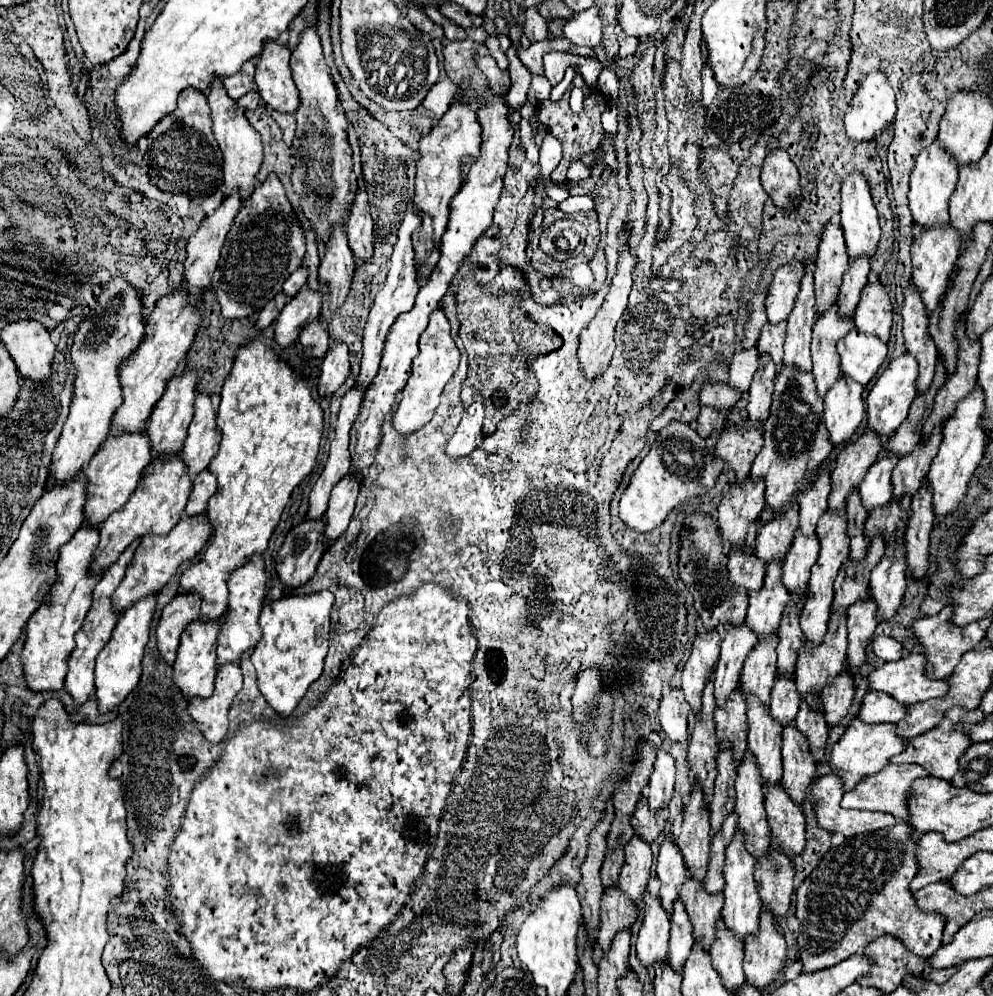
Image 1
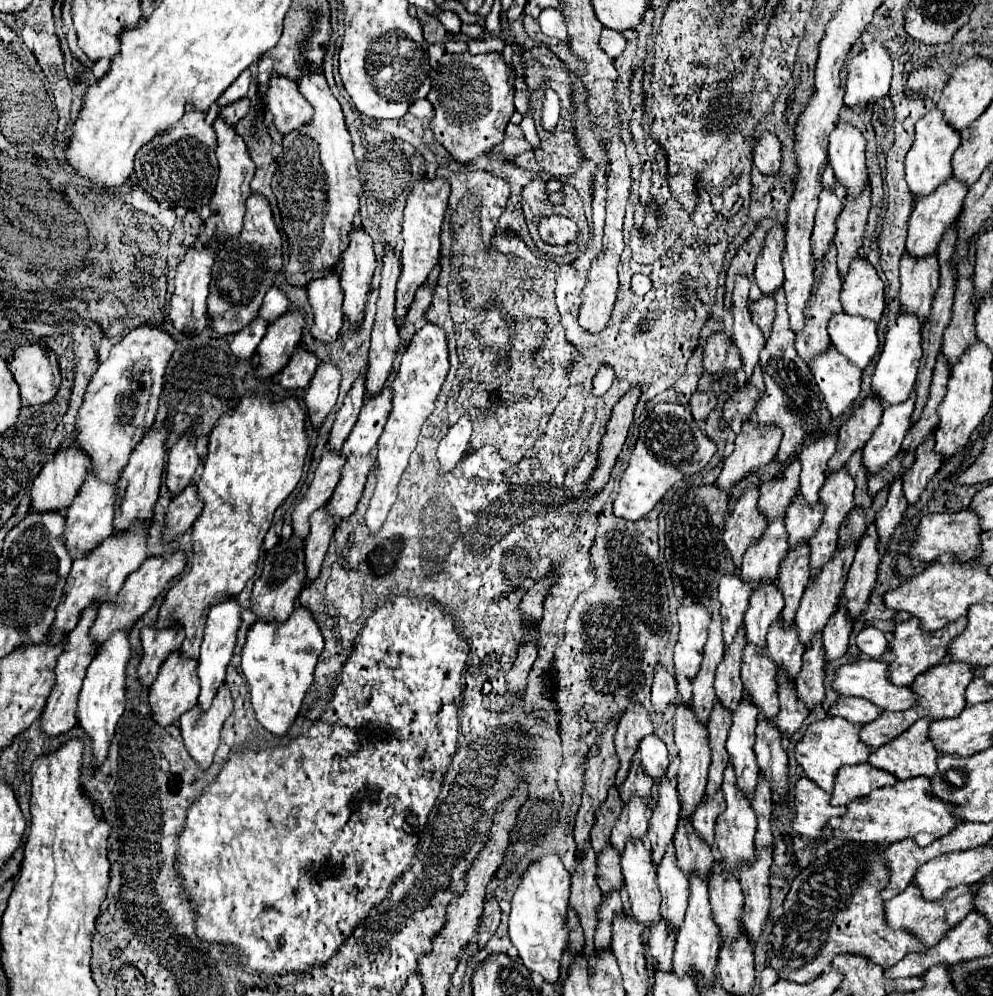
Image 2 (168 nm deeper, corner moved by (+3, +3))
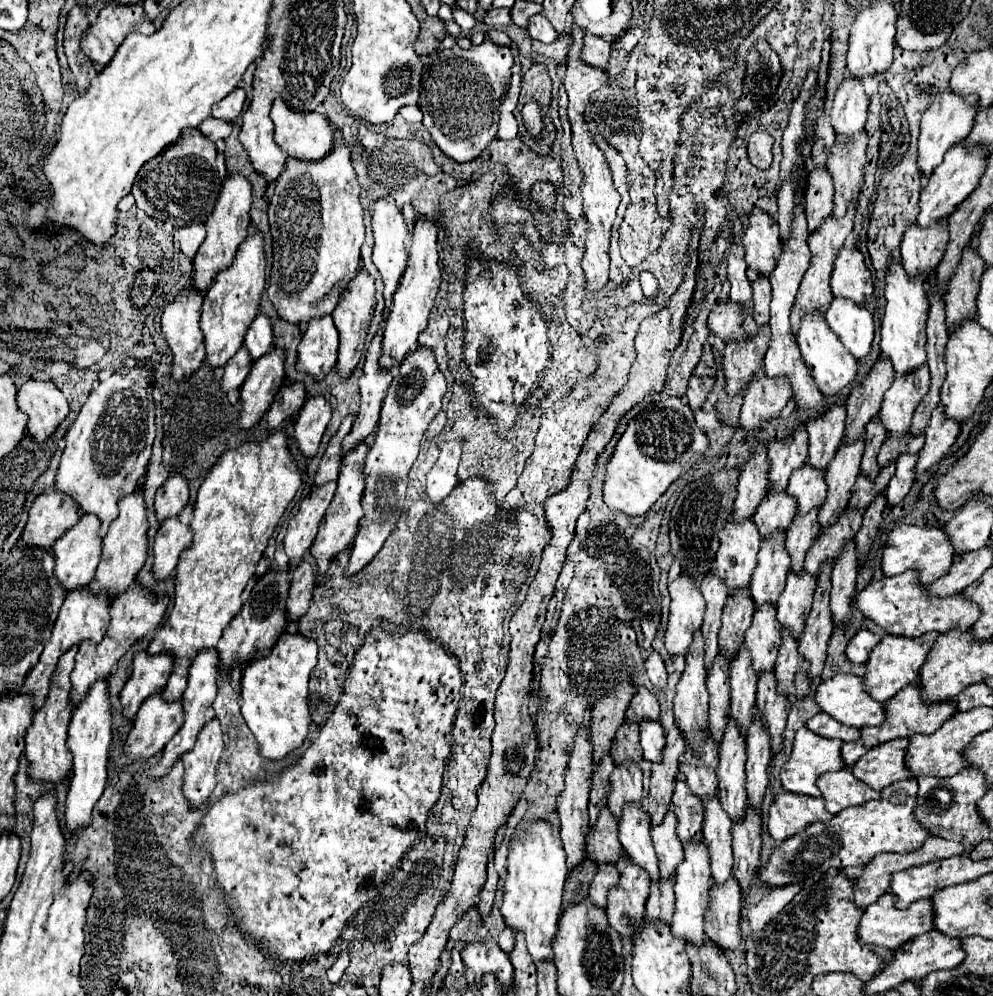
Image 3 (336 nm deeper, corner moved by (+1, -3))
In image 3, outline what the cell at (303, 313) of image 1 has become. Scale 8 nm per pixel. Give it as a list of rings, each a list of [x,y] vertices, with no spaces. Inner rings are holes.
[[[271,348],[269,354],[253,362],[249,376],[241,386],[241,426],[251,428],[271,406],[275,394],[285,382],[285,356],[281,348]]]

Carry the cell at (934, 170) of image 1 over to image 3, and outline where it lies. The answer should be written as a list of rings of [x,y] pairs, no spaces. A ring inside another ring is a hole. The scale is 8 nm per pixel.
[[[945,90],[943,94],[939,94],[933,100],[933,104],[925,110],[925,114],[921,118],[919,158],[917,158],[917,168],[919,168],[921,174],[931,174],[943,162],[945,152],[967,138],[967,134],[973,126],[973,118],[977,114],[975,110],[977,110],[977,98],[975,96],[961,98],[961,96],[951,94],[949,90]]]

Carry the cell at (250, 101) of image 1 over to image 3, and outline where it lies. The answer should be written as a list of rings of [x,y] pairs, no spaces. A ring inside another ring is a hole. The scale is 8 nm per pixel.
[[[207,118],[207,120],[199,126],[199,130],[201,130],[209,140],[217,142],[217,140],[225,140],[225,138],[231,134],[233,124],[231,124],[231,122],[225,122],[225,120]]]

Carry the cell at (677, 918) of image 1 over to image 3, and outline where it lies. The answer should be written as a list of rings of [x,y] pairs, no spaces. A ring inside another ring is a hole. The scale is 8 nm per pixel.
[[[669,810],[659,826],[653,826],[651,830],[653,846],[659,858],[661,876],[667,876],[667,880],[675,878],[675,868],[683,860],[683,846],[675,834],[675,814]]]

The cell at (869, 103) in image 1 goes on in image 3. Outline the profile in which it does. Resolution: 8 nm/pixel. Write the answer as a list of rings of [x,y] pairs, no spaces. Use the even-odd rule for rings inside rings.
[[[879,2],[857,14],[855,24],[849,36],[849,52],[847,52],[847,70],[851,76],[863,80],[871,74],[885,74],[893,64],[893,48],[895,48],[895,20],[897,12],[891,4]]]

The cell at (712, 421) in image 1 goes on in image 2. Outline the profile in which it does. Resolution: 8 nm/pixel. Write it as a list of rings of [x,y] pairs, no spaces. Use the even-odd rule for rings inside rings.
[[[695,390],[693,396],[691,396],[691,402],[689,402],[689,408],[691,408],[691,414],[693,414],[695,420],[705,420],[707,414],[715,408],[715,404],[717,404],[715,392]]]

